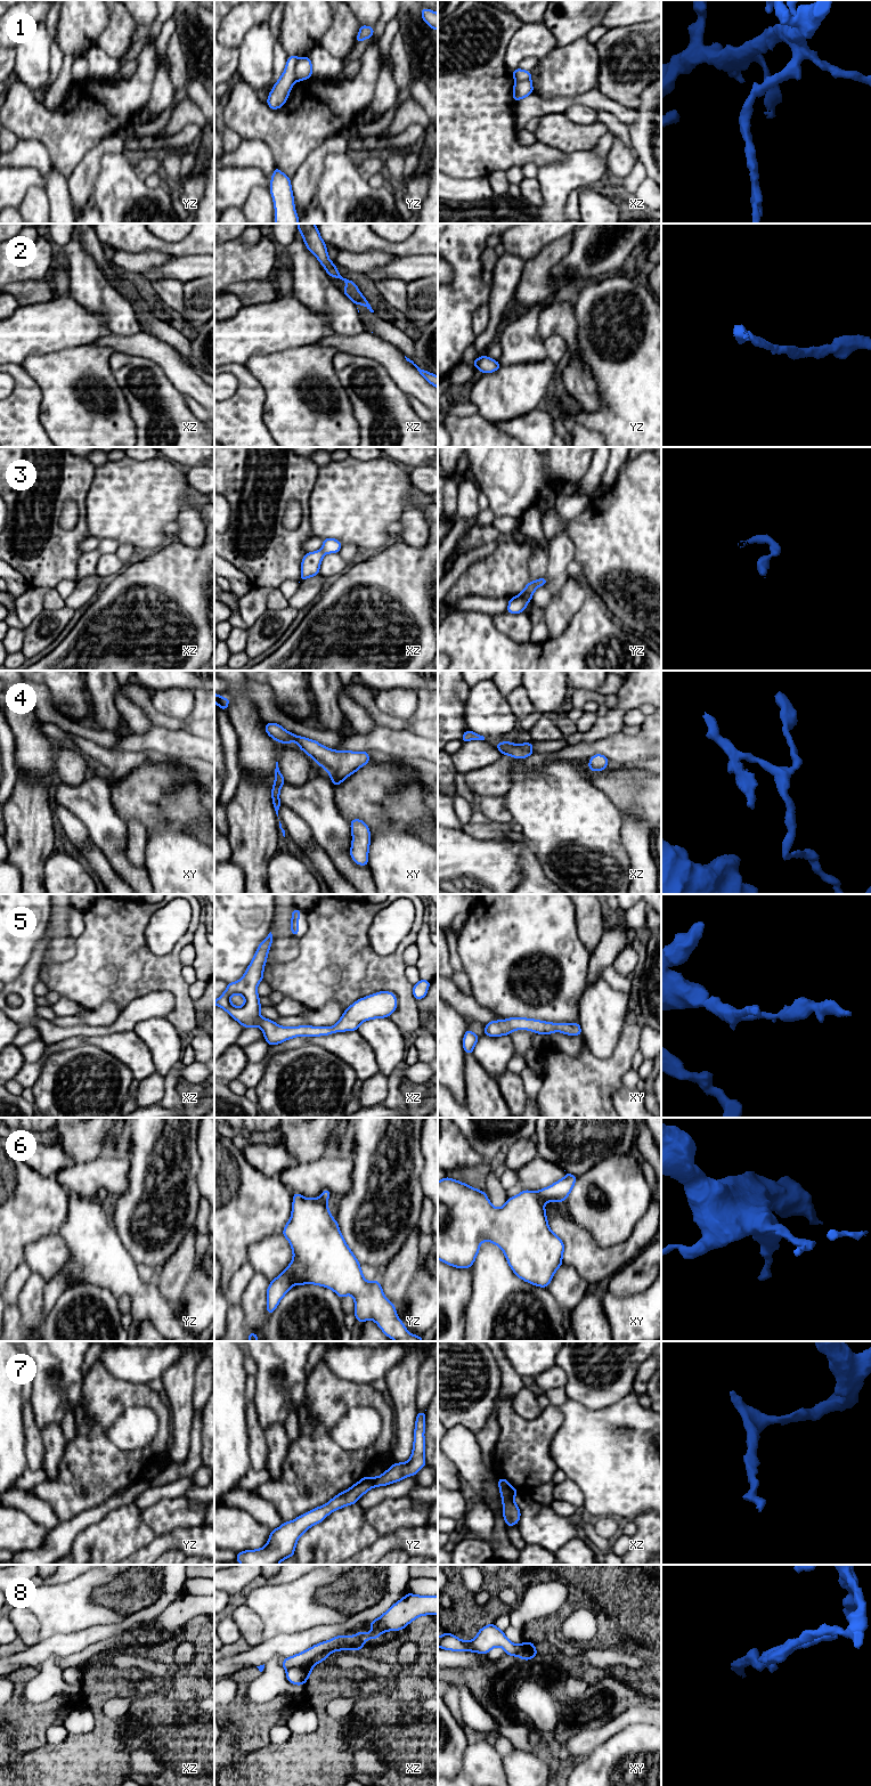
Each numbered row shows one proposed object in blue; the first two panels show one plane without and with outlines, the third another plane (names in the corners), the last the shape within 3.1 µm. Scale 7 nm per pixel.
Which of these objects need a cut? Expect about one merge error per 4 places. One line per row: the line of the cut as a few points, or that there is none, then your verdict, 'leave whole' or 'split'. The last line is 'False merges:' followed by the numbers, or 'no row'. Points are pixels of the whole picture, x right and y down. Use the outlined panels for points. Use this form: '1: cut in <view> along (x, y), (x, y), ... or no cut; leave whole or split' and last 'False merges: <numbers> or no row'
1: cut in yz along (299, 58), (295, 65), (295, 80); split
2: no cut; leave whole
3: no cut; leave whole
4: no cut; leave whole
5: no cut; leave whole
6: no cut; leave whole
7: no cut; leave whole
8: cut in xz along (311, 1667), (289, 1667), (286, 1670); split
False merges: 1, 8

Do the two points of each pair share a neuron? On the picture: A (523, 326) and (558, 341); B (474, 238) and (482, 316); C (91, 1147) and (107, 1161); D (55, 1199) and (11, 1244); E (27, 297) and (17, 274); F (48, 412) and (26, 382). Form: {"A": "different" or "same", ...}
{"A": "different", "B": "different", "C": "different", "D": "same", "E": "different", "F": "different"}

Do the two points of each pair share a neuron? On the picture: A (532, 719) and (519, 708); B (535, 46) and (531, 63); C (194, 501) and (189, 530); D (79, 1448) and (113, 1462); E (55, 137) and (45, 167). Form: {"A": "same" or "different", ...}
{"A": "different", "B": "different", "C": "same", "D": "same", "E": "different"}

